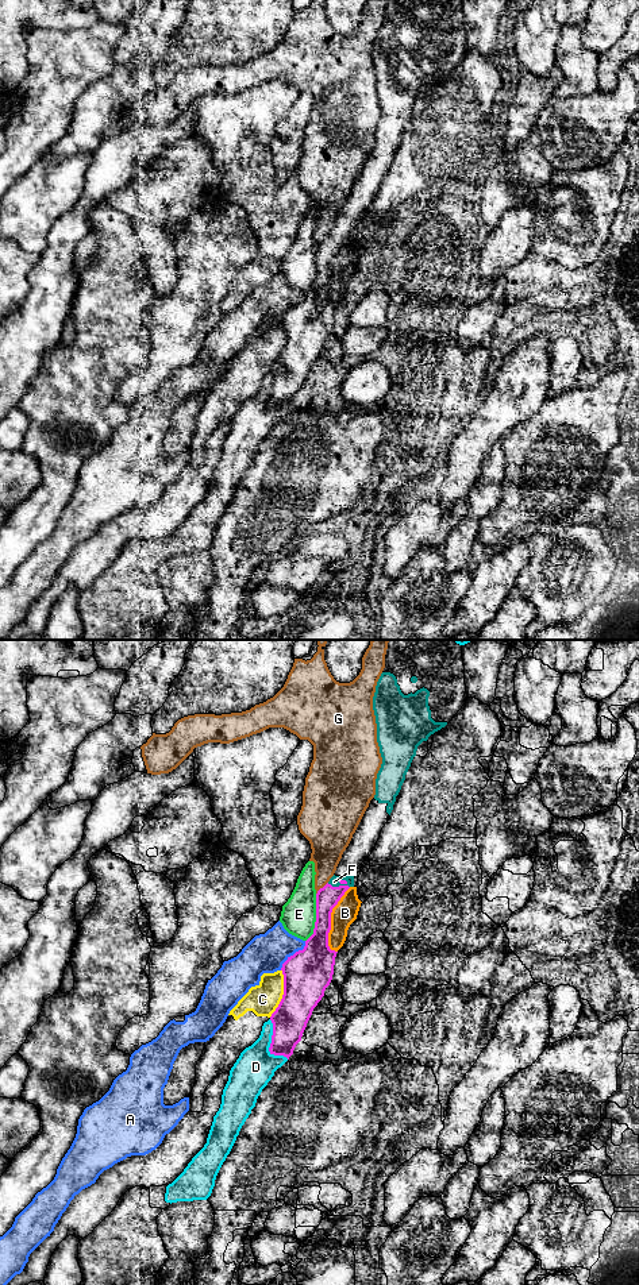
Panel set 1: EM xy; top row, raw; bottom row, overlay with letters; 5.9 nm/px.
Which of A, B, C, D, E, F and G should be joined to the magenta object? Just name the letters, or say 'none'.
F

